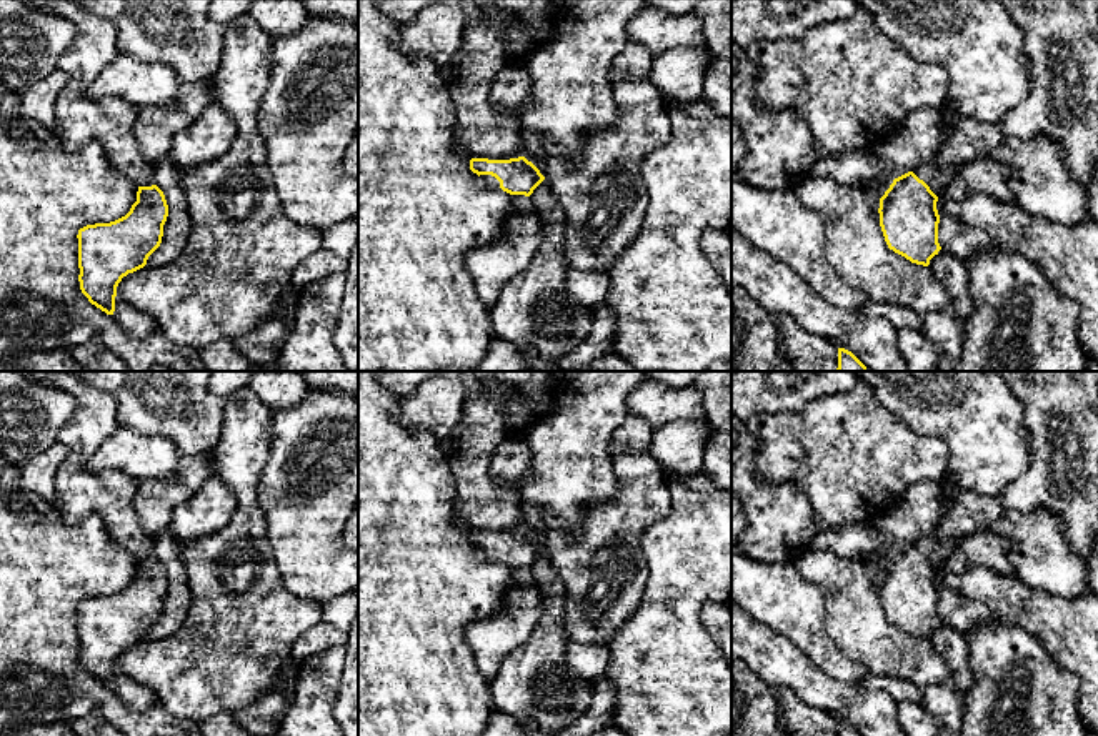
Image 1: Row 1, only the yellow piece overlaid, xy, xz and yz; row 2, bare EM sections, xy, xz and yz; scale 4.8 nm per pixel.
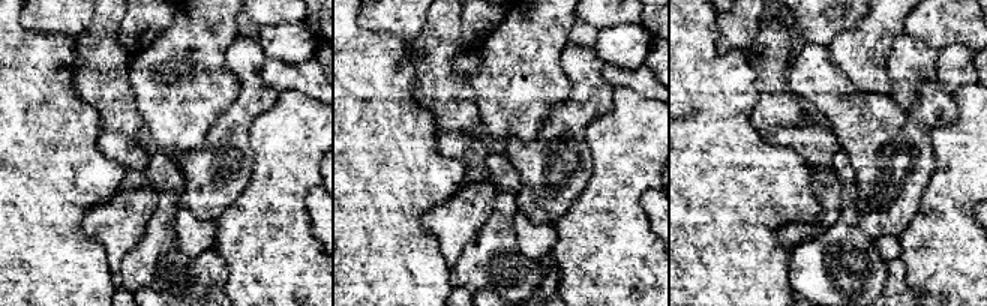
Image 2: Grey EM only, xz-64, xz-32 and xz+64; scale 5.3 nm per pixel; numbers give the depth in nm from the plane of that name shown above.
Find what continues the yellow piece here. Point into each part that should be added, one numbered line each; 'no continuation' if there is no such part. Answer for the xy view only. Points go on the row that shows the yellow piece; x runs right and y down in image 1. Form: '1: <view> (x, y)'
1: xy (79, 119)

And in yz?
1: yz (937, 177)

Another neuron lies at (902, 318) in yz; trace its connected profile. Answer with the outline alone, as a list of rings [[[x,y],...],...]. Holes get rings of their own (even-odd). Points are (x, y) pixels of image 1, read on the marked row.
[[[870,301],[861,310],[868,316],[880,316],[890,321],[896,330],[921,330],[923,316],[901,305]]]

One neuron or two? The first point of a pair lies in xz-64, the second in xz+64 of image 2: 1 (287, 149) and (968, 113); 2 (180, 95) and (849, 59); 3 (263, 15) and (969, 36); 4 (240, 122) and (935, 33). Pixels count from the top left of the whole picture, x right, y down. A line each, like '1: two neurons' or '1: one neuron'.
1: one neuron
2: one neuron
3: one neuron
4: two neurons

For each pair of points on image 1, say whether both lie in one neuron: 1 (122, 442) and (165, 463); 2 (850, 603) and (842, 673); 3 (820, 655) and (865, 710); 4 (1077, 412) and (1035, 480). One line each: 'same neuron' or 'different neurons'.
1: same neuron
2: different neurons
3: different neurons
4: same neuron

